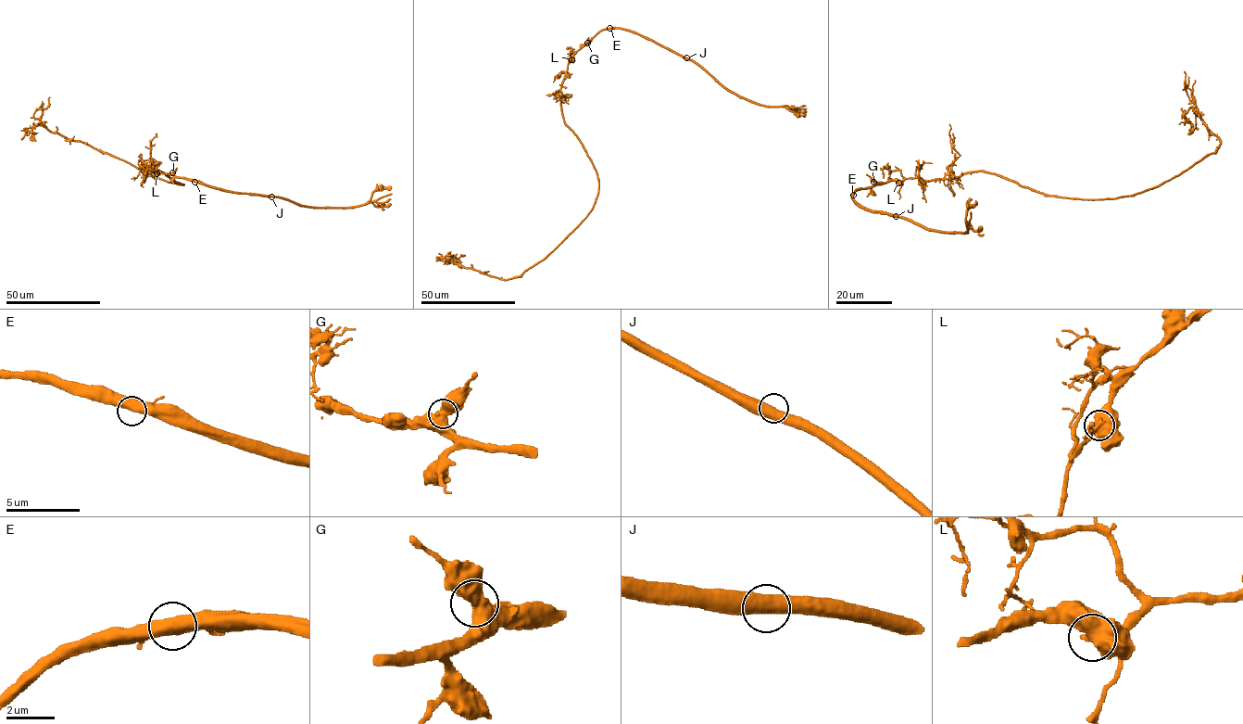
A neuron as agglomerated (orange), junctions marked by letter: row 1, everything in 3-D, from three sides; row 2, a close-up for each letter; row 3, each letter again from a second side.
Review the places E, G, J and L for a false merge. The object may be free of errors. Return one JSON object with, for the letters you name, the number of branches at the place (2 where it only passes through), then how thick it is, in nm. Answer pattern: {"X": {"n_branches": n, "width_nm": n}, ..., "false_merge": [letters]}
{"L": {"n_branches": 2, "width_nm": 650}, "false_merge": ["L"]}

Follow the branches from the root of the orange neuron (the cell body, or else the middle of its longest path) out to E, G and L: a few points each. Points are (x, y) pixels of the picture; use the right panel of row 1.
E: (964, 173), (932, 180), (915, 177), (875, 183), (859, 188), (853, 195)
G: (964, 173), (932, 180), (915, 177), (905, 178), (901, 182), (873, 182)
L: (964, 173), (932, 180), (905, 178), (897, 183)

